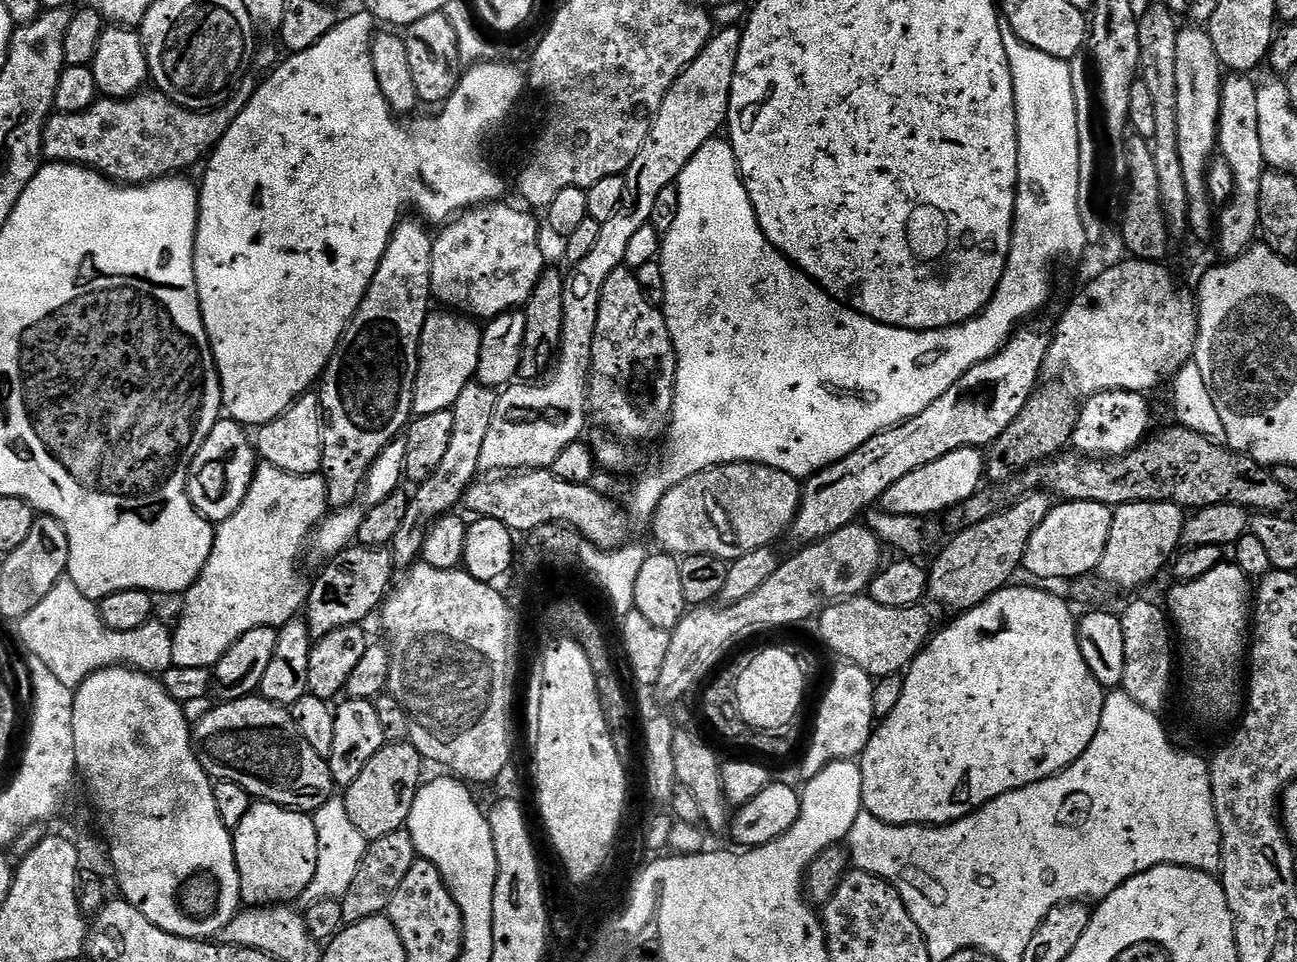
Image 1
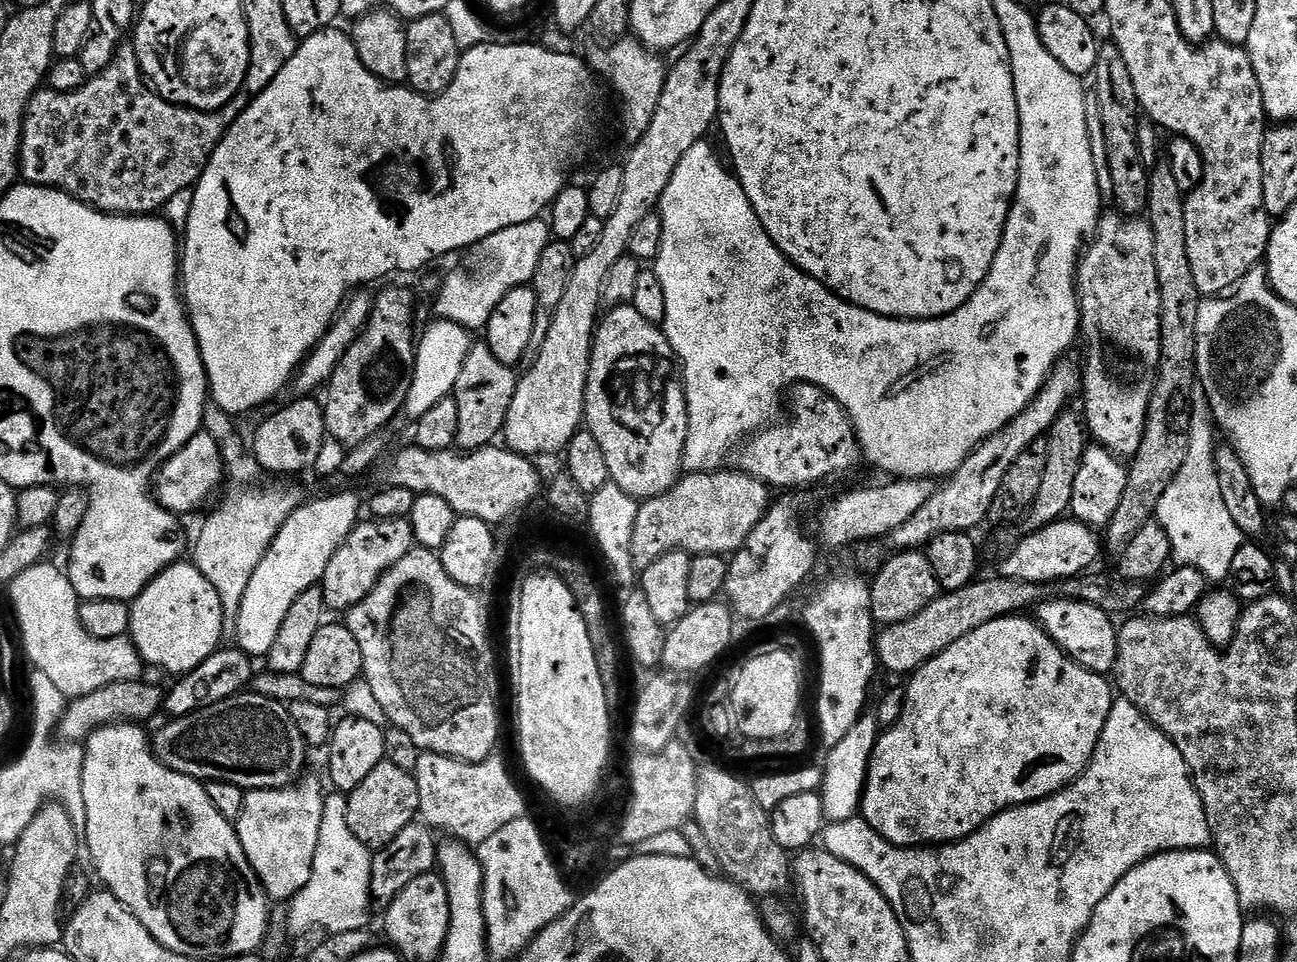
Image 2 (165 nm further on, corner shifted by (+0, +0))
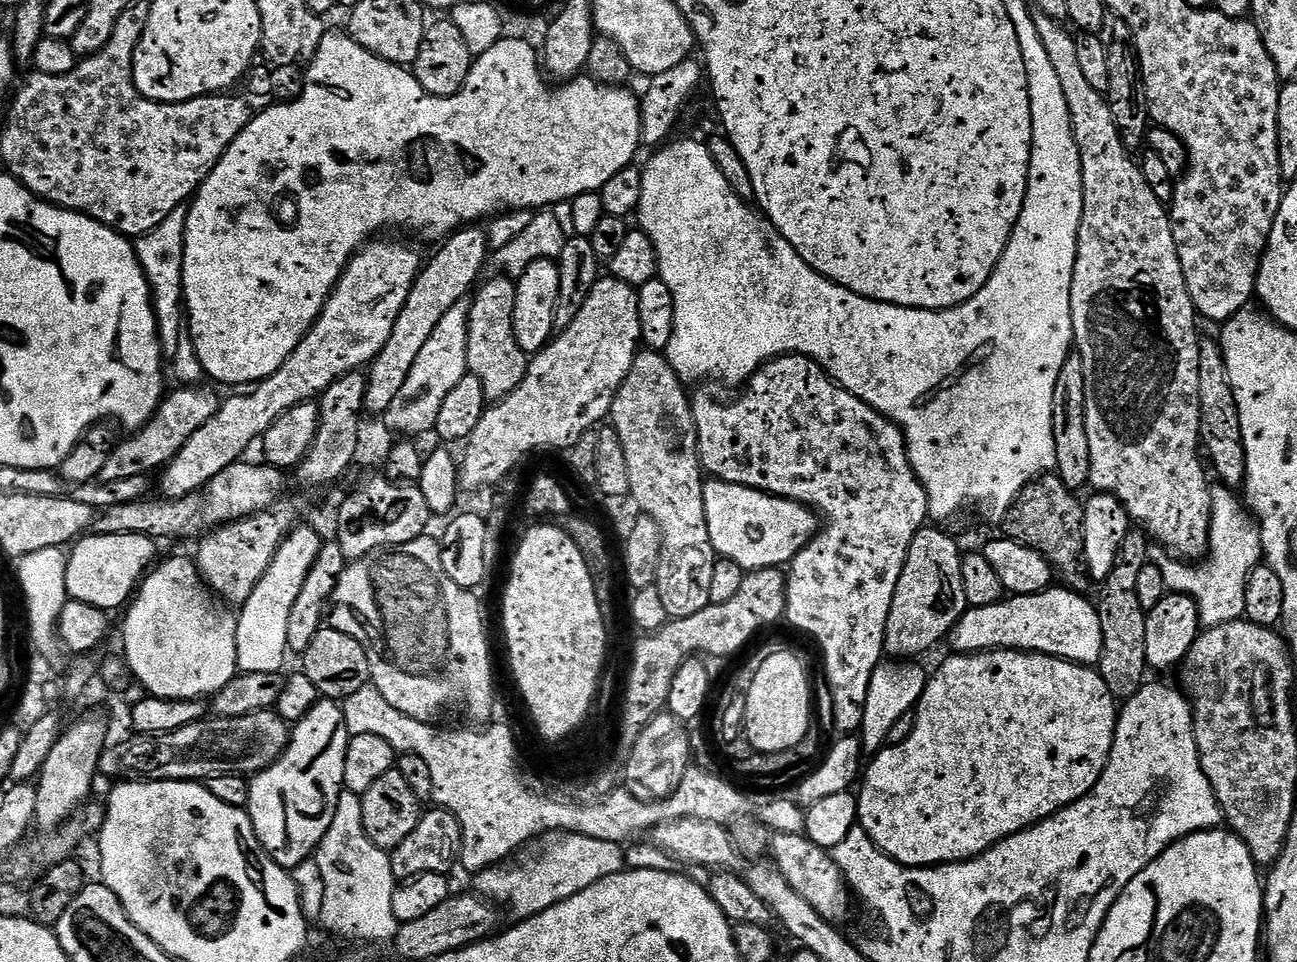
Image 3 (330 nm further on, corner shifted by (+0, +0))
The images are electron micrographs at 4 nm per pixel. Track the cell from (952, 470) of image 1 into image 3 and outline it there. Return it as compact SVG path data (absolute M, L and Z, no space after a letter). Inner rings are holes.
M709 479L704 486L704 513L706 530L717 557L734 562L745 573L757 572L763 568L779 568L792 563L792 559L812 540L818 531L818 516L811 508L796 500L784 500L781 496L770 496L756 488L741 484L728 484L724 480Z

